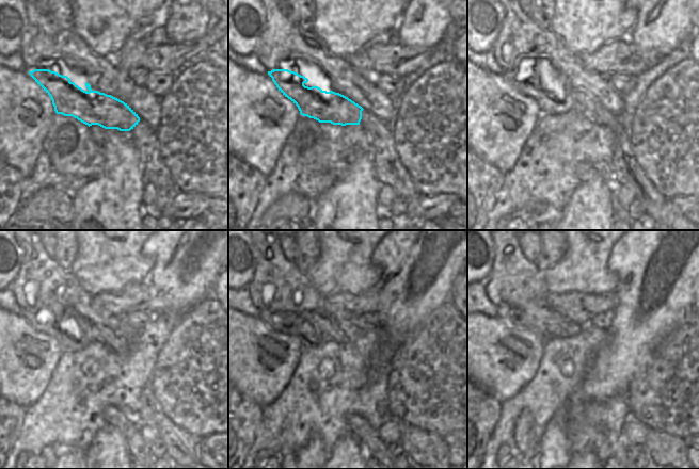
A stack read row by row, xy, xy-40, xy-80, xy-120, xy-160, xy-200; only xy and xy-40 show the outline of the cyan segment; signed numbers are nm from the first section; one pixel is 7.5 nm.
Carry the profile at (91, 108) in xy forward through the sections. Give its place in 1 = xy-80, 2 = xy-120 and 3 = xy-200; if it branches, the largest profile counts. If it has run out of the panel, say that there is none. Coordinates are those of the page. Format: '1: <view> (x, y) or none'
1: xy-80 (558, 102)
2: xy-120 (77, 342)
3: xy-200 (503, 311)

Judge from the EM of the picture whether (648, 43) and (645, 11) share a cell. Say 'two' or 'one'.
one

